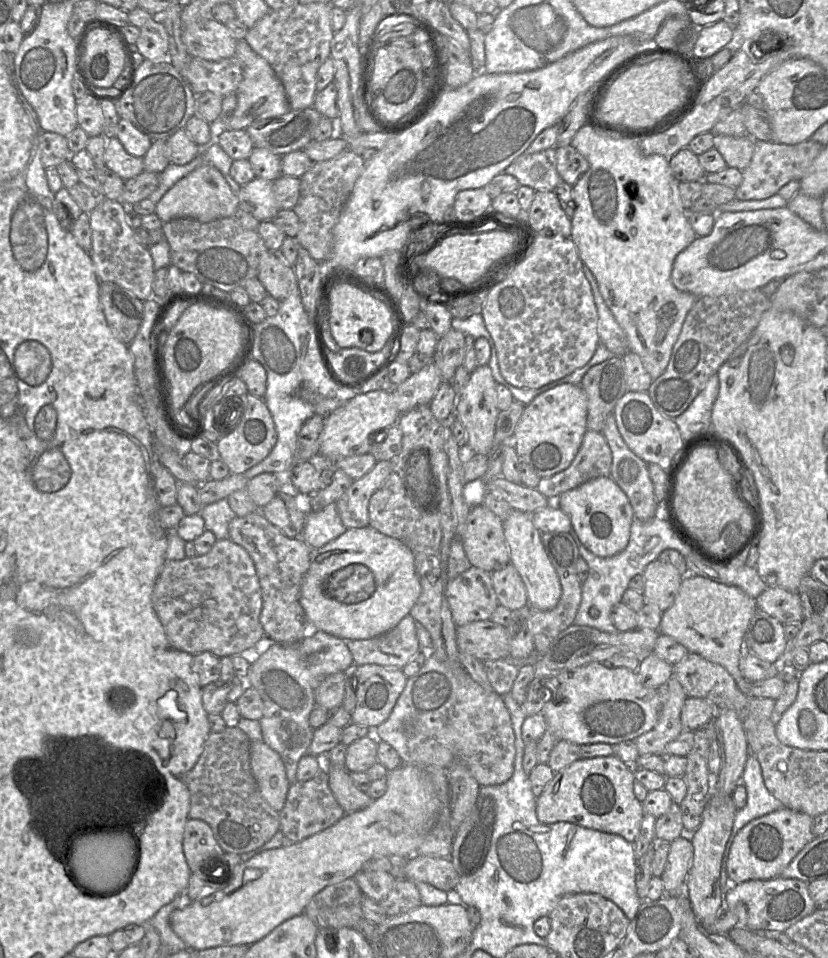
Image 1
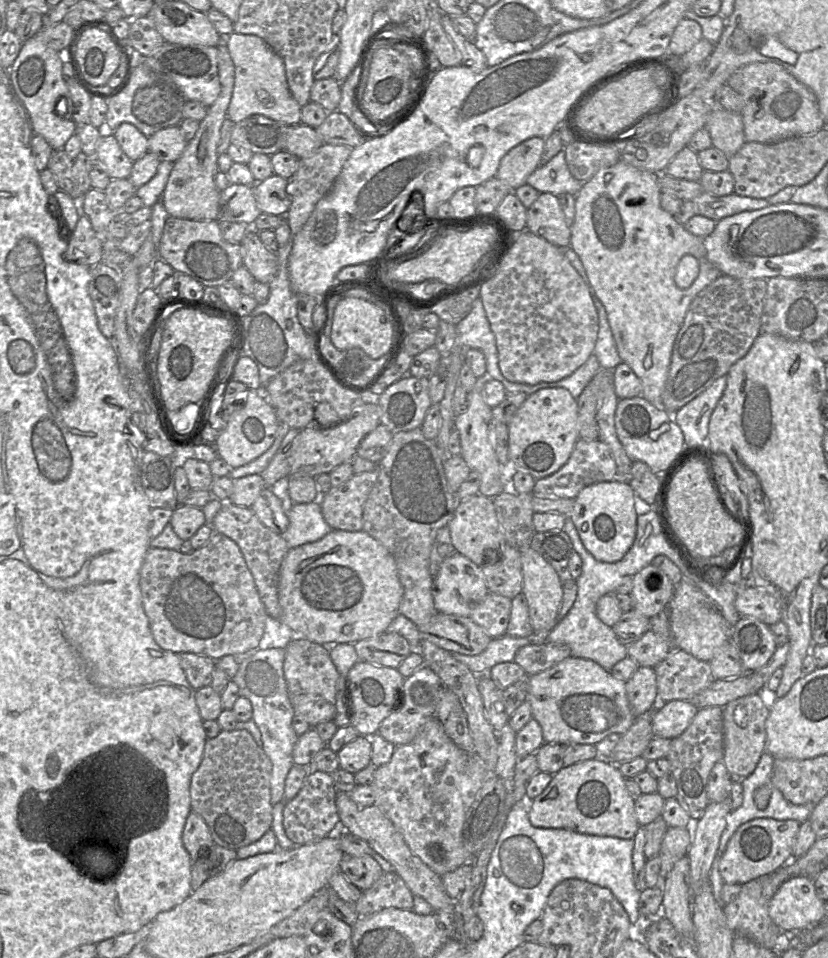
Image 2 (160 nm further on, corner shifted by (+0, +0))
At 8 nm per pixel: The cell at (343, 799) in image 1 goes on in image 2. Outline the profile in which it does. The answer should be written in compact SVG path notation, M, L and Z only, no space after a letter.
M337 792L336 807L340 818L340 830L365 840L374 852L387 860L393 866L394 872L403 879L412 894L422 897L432 906L434 913L438 914L441 923L446 927L449 934L453 936L455 901L447 894L441 877L423 863L418 856L413 854L393 823L377 806L359 807L350 799L346 792Z

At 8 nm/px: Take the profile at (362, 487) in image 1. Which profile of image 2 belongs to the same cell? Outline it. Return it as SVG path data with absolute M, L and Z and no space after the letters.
M377 467L372 471L354 474L338 487L321 494L317 502L325 521L332 530L357 532L363 530L365 502L377 481Z

